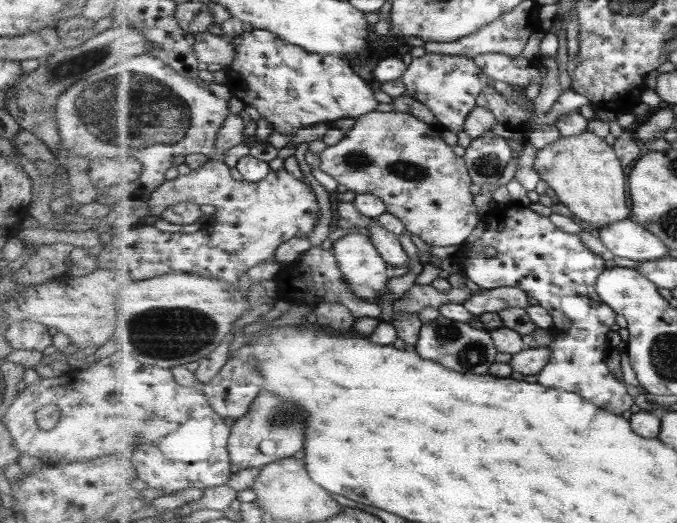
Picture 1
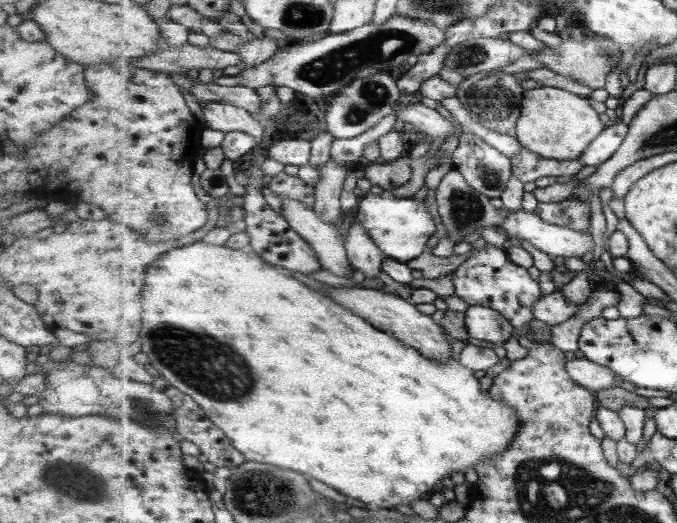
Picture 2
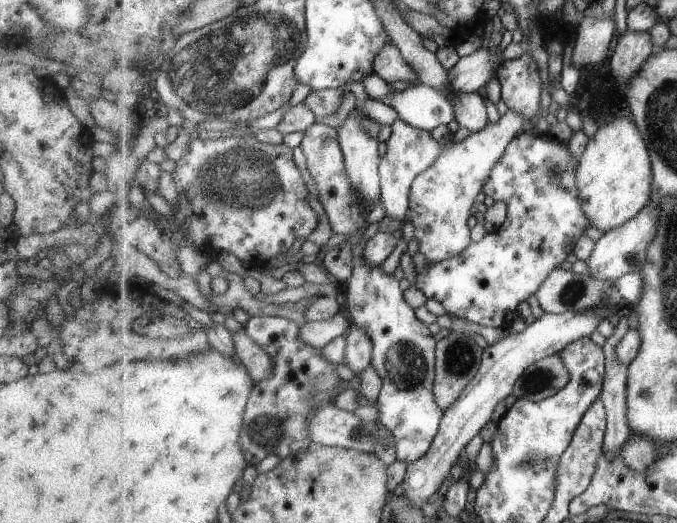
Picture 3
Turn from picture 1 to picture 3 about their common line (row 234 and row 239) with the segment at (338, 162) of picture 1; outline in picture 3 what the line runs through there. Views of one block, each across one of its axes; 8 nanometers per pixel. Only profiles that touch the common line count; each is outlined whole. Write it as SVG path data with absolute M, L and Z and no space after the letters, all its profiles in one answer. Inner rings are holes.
M508 109L496 123L489 122L483 130L471 133L461 143L445 144L439 160L413 181L407 235L416 239L419 252L427 262L447 260L462 253L472 243L467 220L473 214L475 198L483 191L494 164L506 153L511 141L527 127L528 120L523 113Z

